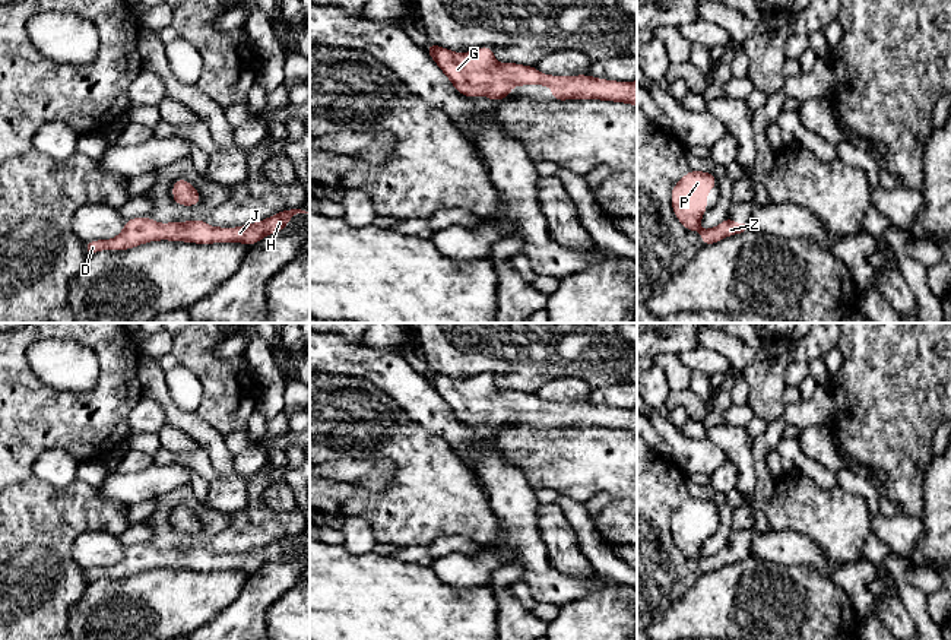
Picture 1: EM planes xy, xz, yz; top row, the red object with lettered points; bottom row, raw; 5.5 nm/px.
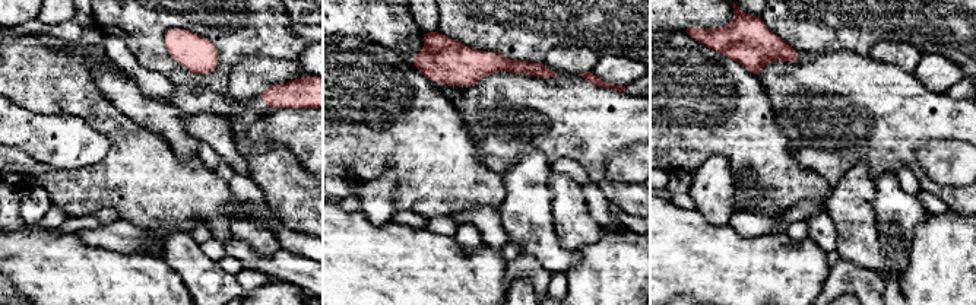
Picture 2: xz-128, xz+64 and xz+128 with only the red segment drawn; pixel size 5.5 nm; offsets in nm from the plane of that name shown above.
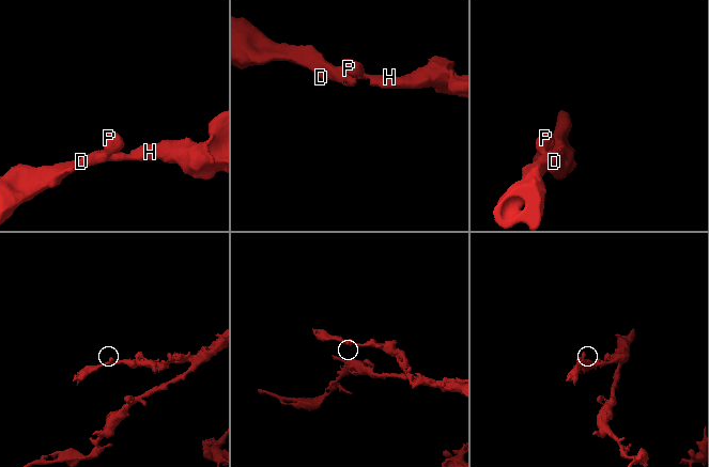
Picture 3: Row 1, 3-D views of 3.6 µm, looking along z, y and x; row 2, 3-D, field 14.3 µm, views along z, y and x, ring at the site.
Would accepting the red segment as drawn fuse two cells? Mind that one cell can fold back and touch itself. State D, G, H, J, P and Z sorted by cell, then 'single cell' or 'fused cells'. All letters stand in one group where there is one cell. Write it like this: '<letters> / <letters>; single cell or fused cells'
D G H J P Z; single cell

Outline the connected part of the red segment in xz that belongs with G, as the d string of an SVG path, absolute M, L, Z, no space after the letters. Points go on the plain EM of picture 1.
M428 370L425 378L454 416L467 425L486 422L495 430L508 425L514 414L541 412L552 415L552 428L599 427L637 434L637 408L606 408L590 402L545 402L536 393L497 390L491 373L459 381Z

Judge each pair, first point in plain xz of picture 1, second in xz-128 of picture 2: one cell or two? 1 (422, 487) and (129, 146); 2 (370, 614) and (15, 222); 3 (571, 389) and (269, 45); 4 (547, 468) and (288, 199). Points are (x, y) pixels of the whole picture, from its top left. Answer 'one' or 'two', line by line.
1: one
2: two
3: two
4: two

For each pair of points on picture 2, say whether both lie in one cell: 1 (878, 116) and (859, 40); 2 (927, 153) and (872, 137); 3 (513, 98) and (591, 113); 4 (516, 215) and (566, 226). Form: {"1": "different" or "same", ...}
{"1": "different", "2": "different", "3": "same", "4": "different"}

